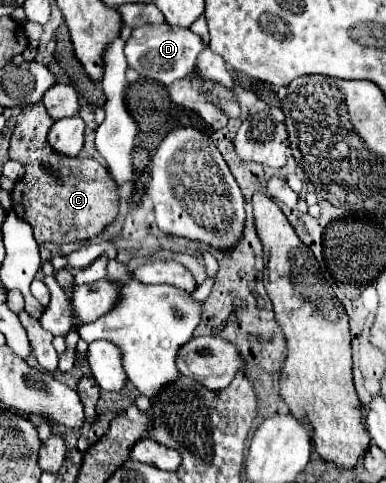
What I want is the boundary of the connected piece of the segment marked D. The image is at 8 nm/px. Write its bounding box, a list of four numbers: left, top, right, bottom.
[125,25,203,85]

